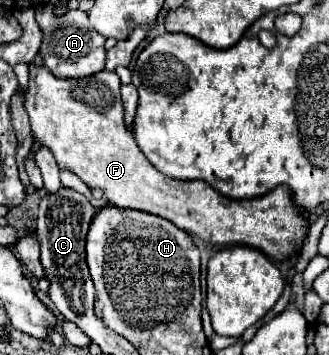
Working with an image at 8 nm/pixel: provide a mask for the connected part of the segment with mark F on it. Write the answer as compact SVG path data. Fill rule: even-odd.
M29 66L29 88L25 90L25 110L31 120L31 130L35 140L39 140L43 146L51 148L55 154L59 168L69 168L75 172L89 188L101 188L107 202L119 208L135 208L143 212L157 214L161 218L167 218L177 228L199 236L205 242L211 244L245 244L253 246L261 252L265 252L269 258L277 262L285 262L291 258L299 258L303 242L309 234L309 218L307 214L295 204L291 198L293 192L289 186L281 184L275 190L259 196L259 198L247 198L247 200L233 200L219 192L215 192L209 184L203 180L175 180L165 174L161 174L157 168L153 168L143 152L139 150L135 142L135 134L125 124L125 112L121 102L121 82L115 72L101 70L99 74L79 78L79 80L61 80L49 74L45 66Z

